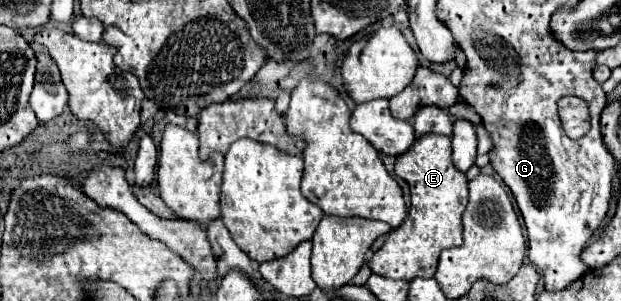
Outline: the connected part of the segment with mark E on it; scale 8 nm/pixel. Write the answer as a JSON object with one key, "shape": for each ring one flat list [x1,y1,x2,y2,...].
{"shape":[[435,133,415,139,413,147,397,157,395,173,411,187,411,209,399,229,387,233,383,247,369,259,369,267,373,273,391,279,411,281,415,277,433,277,439,253,463,241,461,213,469,201,469,179,451,163,451,137]]}

